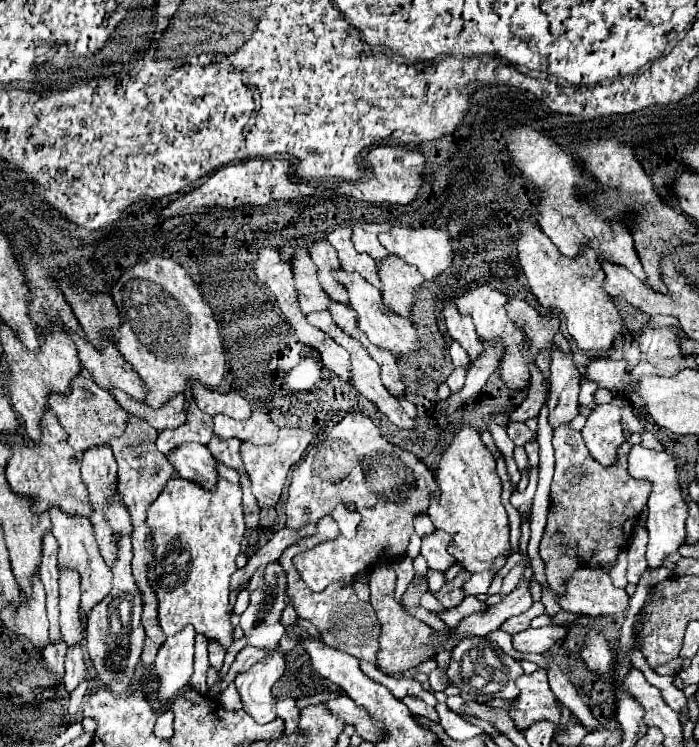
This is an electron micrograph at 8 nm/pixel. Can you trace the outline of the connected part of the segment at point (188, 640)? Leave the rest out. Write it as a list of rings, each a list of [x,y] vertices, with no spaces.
[[[184,626],[178,634],[170,636],[156,654],[154,672],[160,678],[160,702],[166,704],[174,698],[192,676],[194,658],[194,626]]]

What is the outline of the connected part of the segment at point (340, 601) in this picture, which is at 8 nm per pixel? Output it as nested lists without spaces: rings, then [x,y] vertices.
[[[324,516],[318,520],[318,536],[314,540],[302,540],[302,544],[294,544],[290,548],[286,548],[286,552],[280,556],[280,562],[288,574],[288,598],[290,598],[290,604],[294,606],[298,618],[304,618],[308,622],[312,622],[316,626],[316,630],[320,632],[322,636],[322,642],[330,648],[336,648],[336,650],[342,650],[358,660],[366,660],[366,662],[372,662],[372,664],[378,664],[378,650],[380,650],[380,644],[378,644],[378,638],[380,638],[380,622],[376,618],[376,612],[372,608],[370,602],[362,602],[354,588],[352,588],[352,580],[348,582],[334,582],[330,584],[326,590],[322,592],[312,592],[306,588],[304,580],[298,576],[296,568],[292,566],[292,556],[296,556],[298,552],[306,550],[308,544],[320,544],[320,542],[328,542],[328,540],[334,540],[338,538],[340,530],[338,530],[338,524],[332,516]]]

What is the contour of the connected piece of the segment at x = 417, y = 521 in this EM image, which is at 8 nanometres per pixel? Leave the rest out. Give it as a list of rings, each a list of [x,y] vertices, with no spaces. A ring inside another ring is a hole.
[[[416,514],[416,518],[414,518],[414,530],[416,530],[418,536],[424,536],[424,534],[434,532],[434,524],[428,518],[428,514]]]

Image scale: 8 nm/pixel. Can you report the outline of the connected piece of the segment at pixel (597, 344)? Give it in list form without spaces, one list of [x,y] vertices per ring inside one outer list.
[[[526,224],[518,236],[518,266],[524,272],[532,294],[550,310],[566,318],[566,330],[582,350],[606,350],[616,336],[624,334],[624,322],[602,288],[602,268],[598,266],[596,252],[590,246],[582,248],[580,256],[564,256],[550,238],[536,226]]]

